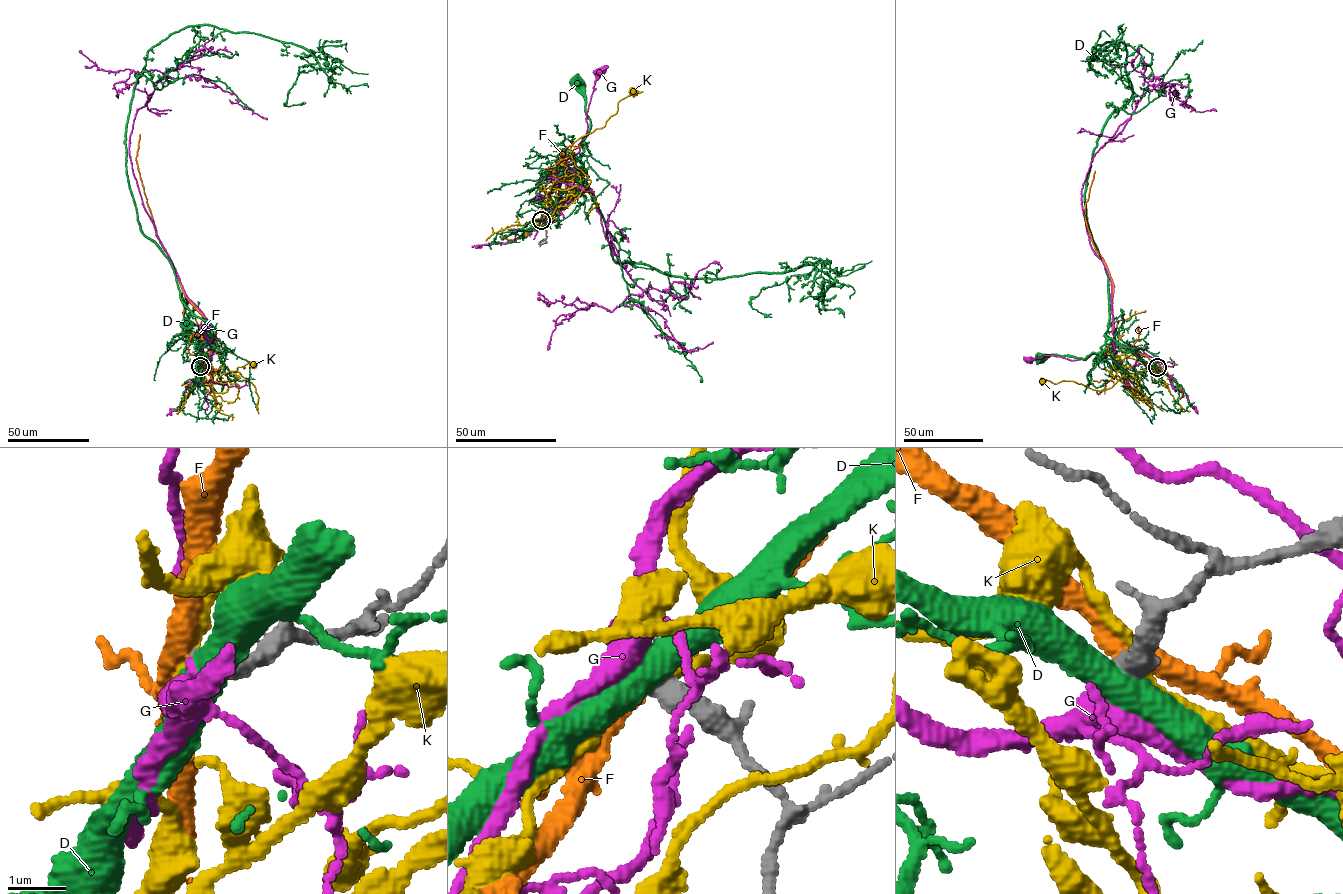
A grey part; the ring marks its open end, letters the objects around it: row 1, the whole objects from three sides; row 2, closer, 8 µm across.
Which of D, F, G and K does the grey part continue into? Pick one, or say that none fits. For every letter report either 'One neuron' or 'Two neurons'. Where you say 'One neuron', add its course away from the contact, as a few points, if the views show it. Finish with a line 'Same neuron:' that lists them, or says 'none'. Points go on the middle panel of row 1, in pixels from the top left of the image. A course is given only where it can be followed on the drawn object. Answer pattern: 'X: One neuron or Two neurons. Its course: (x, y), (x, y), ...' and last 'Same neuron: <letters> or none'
D: Two neurons
F: Two neurons
G: One neuron. Its course: (541, 220), (542, 215), (575, 193), (579, 178), (574, 171), (575, 160), (585, 134), (591, 96), (600, 72)
K: Two neurons
Same neuron: G

